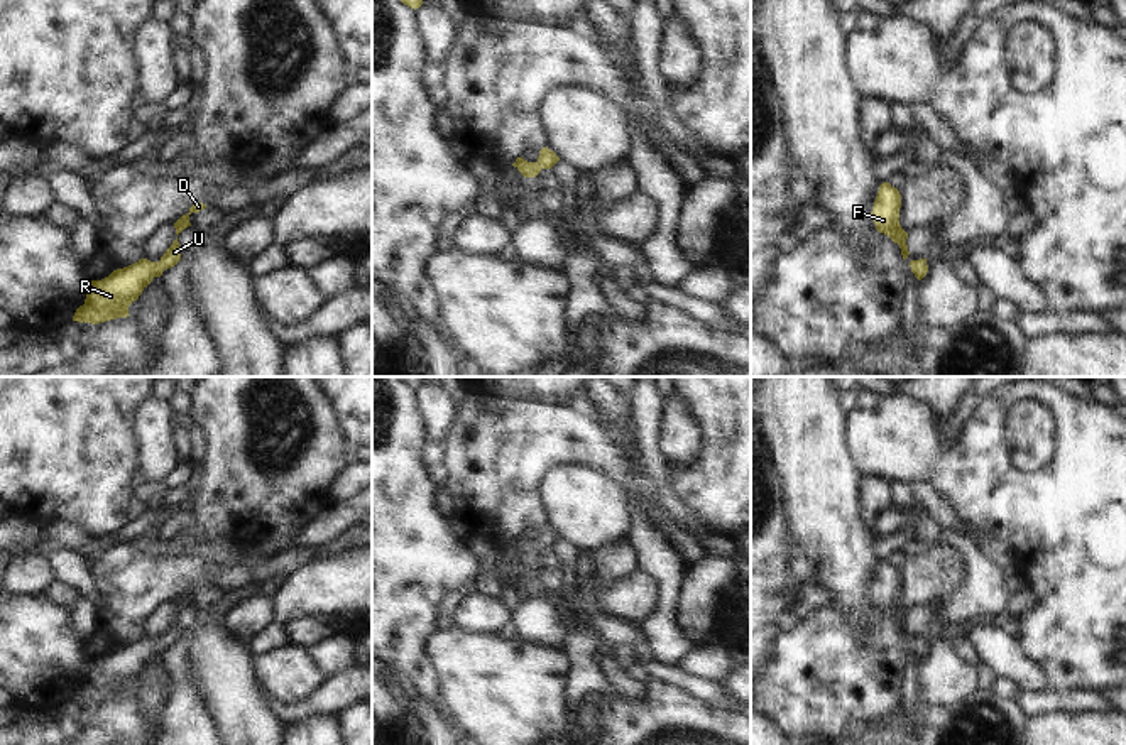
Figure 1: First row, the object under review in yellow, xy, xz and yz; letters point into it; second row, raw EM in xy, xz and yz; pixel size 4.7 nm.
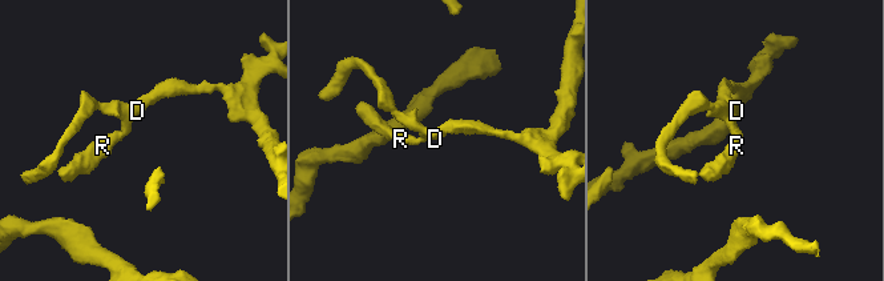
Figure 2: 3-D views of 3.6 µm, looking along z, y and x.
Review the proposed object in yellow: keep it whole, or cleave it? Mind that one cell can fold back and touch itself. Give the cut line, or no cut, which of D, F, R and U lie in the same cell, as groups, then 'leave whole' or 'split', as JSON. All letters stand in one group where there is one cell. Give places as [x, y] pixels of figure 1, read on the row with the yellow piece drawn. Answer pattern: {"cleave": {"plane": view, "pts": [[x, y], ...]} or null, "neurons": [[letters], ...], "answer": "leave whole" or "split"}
{"cleave": null, "neurons": [["D", "F", "R", "U"]], "answer": "leave whole"}

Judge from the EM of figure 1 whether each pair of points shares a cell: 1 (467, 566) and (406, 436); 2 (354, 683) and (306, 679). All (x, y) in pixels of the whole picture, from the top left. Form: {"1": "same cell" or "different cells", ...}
{"1": "same cell", "2": "different cells"}

